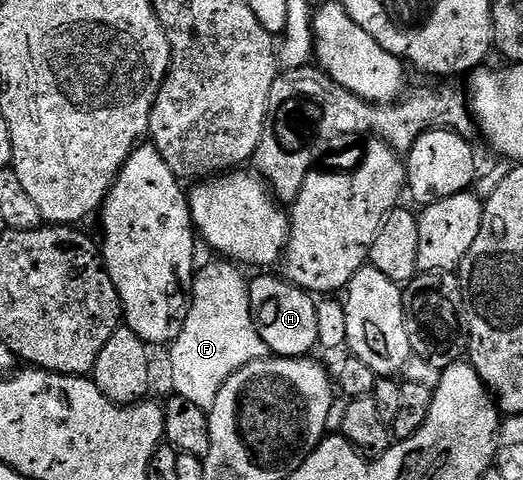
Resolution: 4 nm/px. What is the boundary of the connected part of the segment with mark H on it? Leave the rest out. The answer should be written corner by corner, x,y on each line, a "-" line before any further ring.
272,273
257,274
260,276
256,280
252,279
248,284
252,317
262,341
266,343
273,356
282,359
298,359
311,356
313,354
312,350
317,350
320,341
318,337
318,313
316,312
317,300
309,292
303,291
300,287
295,287
287,279
283,277
275,279
274,276
268,274

